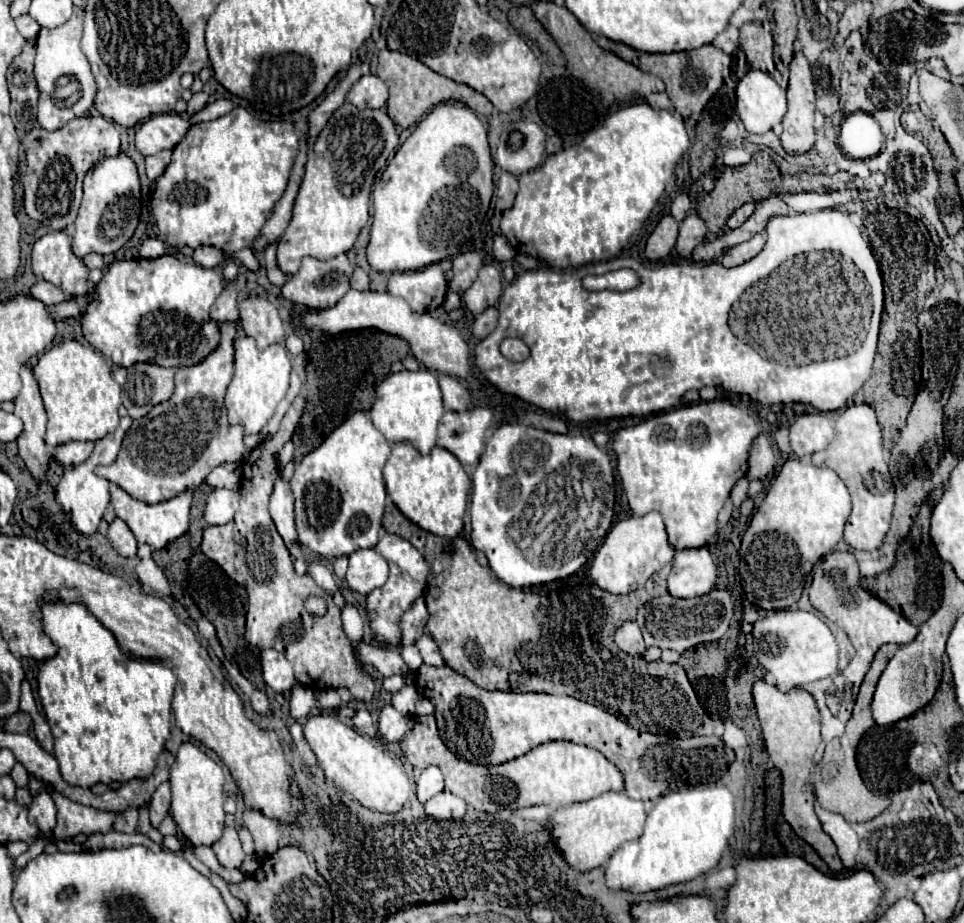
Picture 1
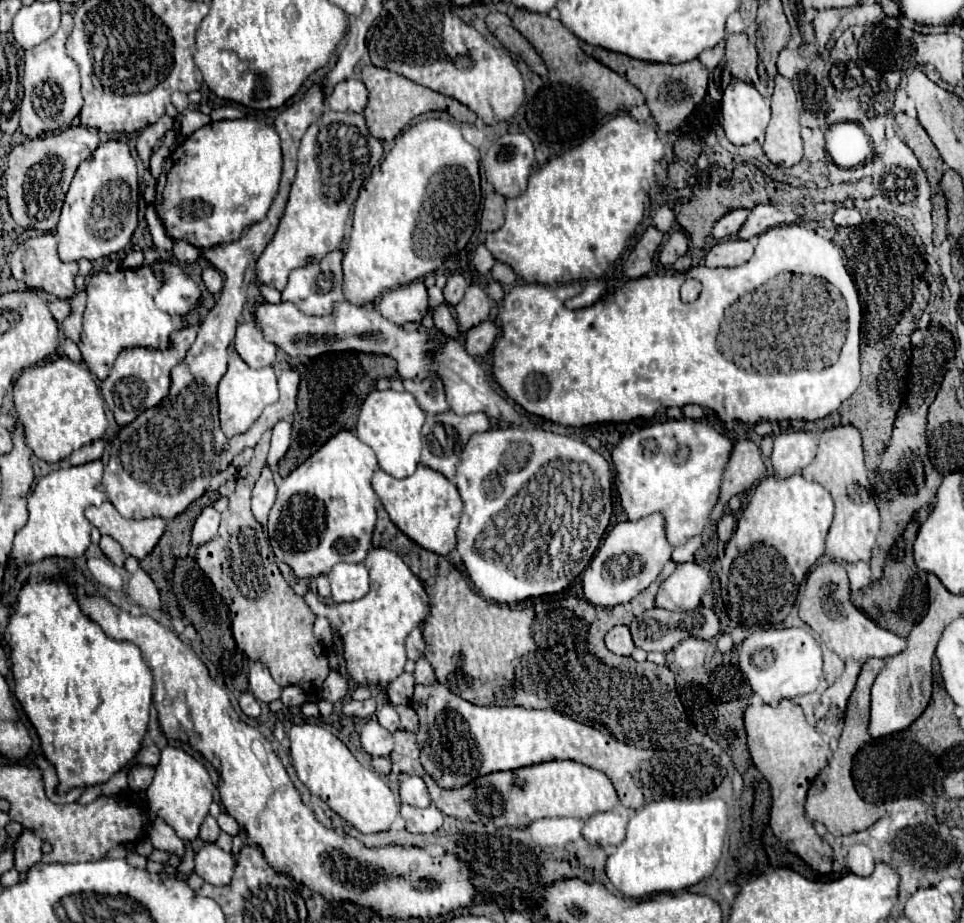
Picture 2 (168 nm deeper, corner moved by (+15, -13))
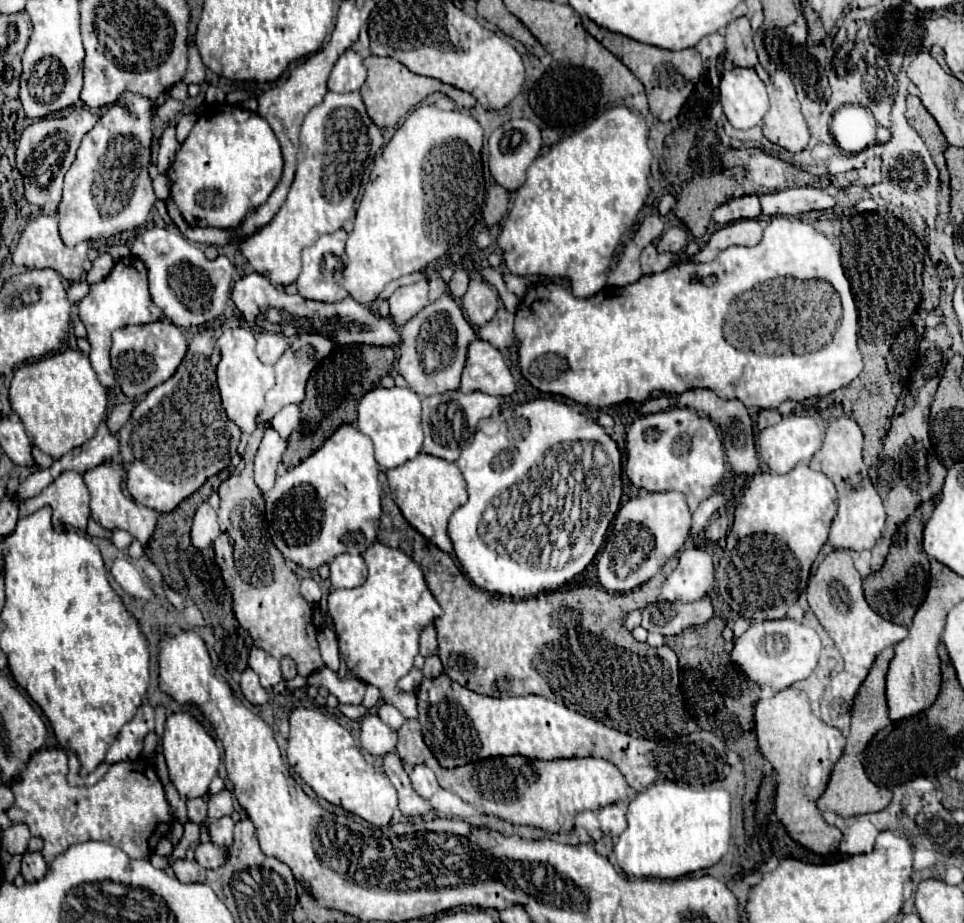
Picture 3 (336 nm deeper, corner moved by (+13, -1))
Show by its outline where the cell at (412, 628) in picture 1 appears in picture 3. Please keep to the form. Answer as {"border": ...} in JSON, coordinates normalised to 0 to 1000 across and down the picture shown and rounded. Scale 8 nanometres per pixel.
{"border":[[[445,676],[445,678],[441,678],[441,680],[437,683],[435,706],[437,706],[437,711],[447,711],[447,709],[453,706],[453,689],[451,689],[449,676]]]}

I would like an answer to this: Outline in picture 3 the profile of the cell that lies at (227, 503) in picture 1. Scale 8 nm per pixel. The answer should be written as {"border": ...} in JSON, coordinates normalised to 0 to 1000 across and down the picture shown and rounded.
{"border":[[[211,544],[200,561],[198,570],[198,587],[202,594],[215,594],[223,583],[227,581],[227,566],[225,555],[217,548],[217,544]]]}

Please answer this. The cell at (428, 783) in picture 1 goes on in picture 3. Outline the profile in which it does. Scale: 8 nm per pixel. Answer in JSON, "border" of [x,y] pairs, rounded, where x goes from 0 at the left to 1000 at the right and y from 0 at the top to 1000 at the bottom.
{"border":[[[439,828],[437,830],[430,830],[424,843],[426,843],[426,849],[428,849],[430,858],[435,862],[443,865],[443,867],[455,856],[455,849],[453,849],[453,843],[451,843],[449,834],[443,832],[443,830],[439,830]]]}

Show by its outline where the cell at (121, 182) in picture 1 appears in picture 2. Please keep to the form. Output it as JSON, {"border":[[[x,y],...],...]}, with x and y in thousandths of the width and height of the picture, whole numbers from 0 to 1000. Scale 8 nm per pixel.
{"border":[[[111,152],[101,158],[101,163],[84,176],[84,180],[78,186],[78,193],[70,206],[65,225],[63,225],[63,236],[59,243],[57,256],[60,262],[60,276],[65,284],[76,284],[76,282],[101,282],[107,277],[113,277],[117,273],[123,273],[130,269],[144,243],[144,191],[142,191],[142,178],[140,169],[134,163],[134,156],[128,152]]]}

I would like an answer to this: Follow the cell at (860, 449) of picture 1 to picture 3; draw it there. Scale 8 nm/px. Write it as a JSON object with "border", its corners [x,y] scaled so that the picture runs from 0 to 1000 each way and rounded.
{"border":[[[879,451],[868,453],[858,462],[854,483],[841,496],[841,503],[839,503],[842,509],[858,514],[858,518],[866,522],[866,529],[870,533],[870,553],[868,553],[868,559],[864,561],[862,576],[860,576],[860,589],[868,596],[887,596],[887,598],[904,596],[910,583],[914,581],[914,574],[918,568],[918,553],[899,514],[901,507],[895,501],[893,483],[895,483],[895,470],[891,459]]]}

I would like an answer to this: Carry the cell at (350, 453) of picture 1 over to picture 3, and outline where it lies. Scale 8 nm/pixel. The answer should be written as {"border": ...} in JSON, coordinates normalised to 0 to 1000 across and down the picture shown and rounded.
{"border":[[[364,459],[352,462],[352,466],[348,466],[348,470],[331,488],[327,488],[327,492],[323,492],[310,505],[300,507],[294,516],[287,516],[285,527],[275,537],[275,559],[287,596],[314,615],[331,615],[356,598],[377,600],[389,587],[395,561],[395,524],[391,516],[393,503],[387,496],[385,475]]]}

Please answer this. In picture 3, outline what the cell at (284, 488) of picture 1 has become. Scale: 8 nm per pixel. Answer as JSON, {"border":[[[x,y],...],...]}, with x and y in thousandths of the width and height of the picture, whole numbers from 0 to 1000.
{"border":[[[277,464],[275,472],[271,477],[271,483],[267,488],[267,494],[265,494],[265,524],[269,527],[273,537],[285,524],[287,503],[291,501],[296,483],[298,483],[296,477],[283,464]]]}

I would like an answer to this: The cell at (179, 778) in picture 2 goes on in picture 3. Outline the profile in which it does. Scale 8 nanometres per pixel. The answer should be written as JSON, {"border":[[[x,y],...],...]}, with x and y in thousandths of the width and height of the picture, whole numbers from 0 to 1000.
{"border":[[[194,771],[177,774],[173,778],[171,795],[169,795],[169,819],[171,819],[171,826],[173,826],[177,849],[184,854],[184,858],[190,867],[213,862],[221,841],[225,839],[225,830],[229,826],[229,817],[227,817],[223,802]]]}

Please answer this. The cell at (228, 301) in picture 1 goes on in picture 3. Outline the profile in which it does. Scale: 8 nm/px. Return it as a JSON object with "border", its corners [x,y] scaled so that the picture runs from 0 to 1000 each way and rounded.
{"border":[[[173,345],[157,349],[157,351],[130,353],[117,360],[115,397],[119,401],[121,418],[136,433],[146,431],[161,418],[173,414],[182,405],[192,384],[194,384],[194,366],[190,358]]]}

